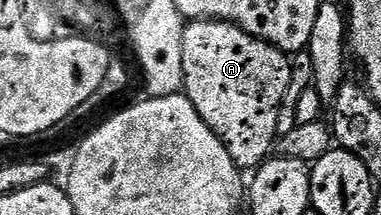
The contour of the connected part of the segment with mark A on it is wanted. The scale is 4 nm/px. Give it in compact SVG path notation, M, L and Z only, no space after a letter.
M223 19L190 20L183 29L183 44L187 100L201 113L201 121L217 133L240 169L262 167L277 143L277 113L291 80L288 52Z

